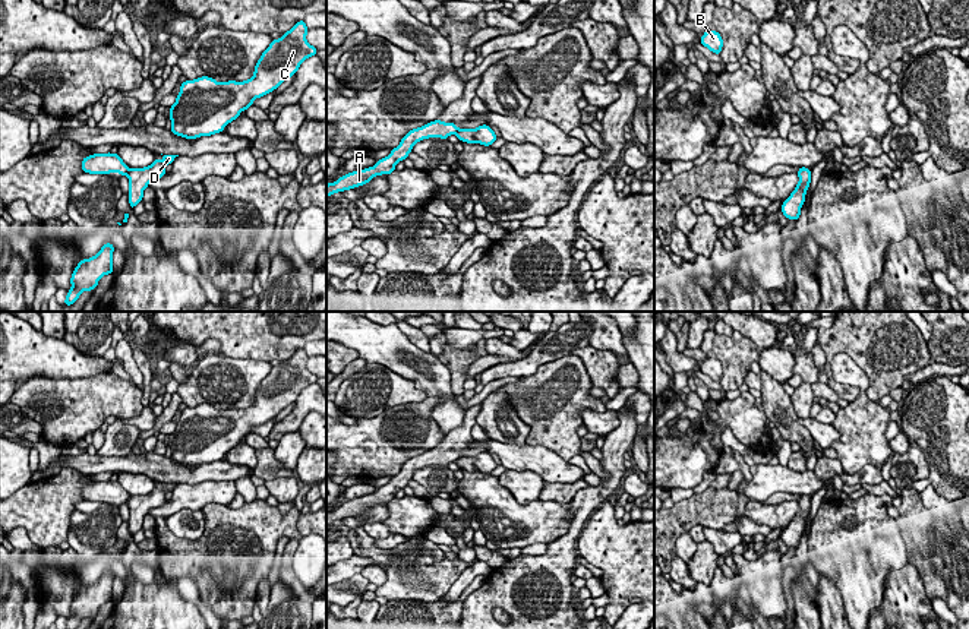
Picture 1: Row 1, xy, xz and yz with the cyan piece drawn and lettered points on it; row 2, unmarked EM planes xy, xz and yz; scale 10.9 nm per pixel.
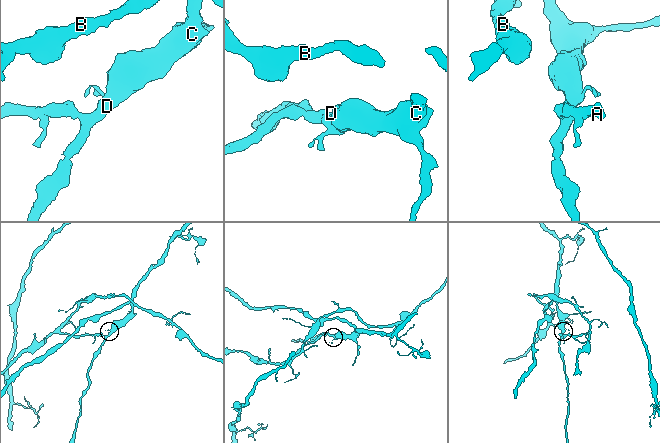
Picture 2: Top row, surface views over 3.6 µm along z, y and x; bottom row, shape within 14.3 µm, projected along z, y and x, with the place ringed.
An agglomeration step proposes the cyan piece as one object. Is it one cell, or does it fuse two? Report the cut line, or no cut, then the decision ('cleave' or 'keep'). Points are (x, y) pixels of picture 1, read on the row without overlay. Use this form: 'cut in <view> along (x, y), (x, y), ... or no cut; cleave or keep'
cut in xy along (129, 496), (125, 502); cleave

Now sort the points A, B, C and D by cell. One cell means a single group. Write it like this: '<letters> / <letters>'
A / B C D

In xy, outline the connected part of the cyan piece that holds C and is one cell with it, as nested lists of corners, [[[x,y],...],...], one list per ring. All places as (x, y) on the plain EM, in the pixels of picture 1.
[[[299,348],[281,366],[272,367],[269,374],[261,382],[256,389],[253,404],[243,410],[228,408],[217,410],[209,404],[201,404],[193,408],[184,408],[180,413],[180,420],[176,430],[170,434],[171,459],[186,467],[198,467],[224,459],[224,455],[240,445],[256,426],[261,426],[277,417],[285,407],[296,402],[300,392],[315,383],[318,377],[306,367],[307,354],[304,348]]]

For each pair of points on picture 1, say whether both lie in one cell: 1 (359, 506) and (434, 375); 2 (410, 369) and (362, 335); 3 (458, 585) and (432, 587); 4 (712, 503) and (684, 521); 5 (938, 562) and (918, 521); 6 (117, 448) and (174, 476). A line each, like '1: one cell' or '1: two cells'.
1: two cells
2: one cell
3: two cells
4: one cell
5: one cell
6: two cells

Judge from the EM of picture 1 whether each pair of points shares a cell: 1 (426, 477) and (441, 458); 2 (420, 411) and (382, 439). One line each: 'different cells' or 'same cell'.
1: different cells
2: same cell

